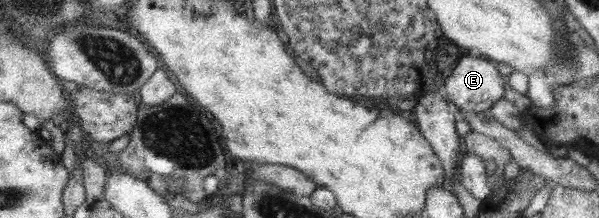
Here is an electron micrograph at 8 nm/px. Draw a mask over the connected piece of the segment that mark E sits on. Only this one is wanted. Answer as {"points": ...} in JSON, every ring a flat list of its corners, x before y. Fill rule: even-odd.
{"points":[[470,52,458,59,454,69,445,78,443,88,445,88,448,104,453,109,459,112,483,112,503,97,503,78,494,63]]}

